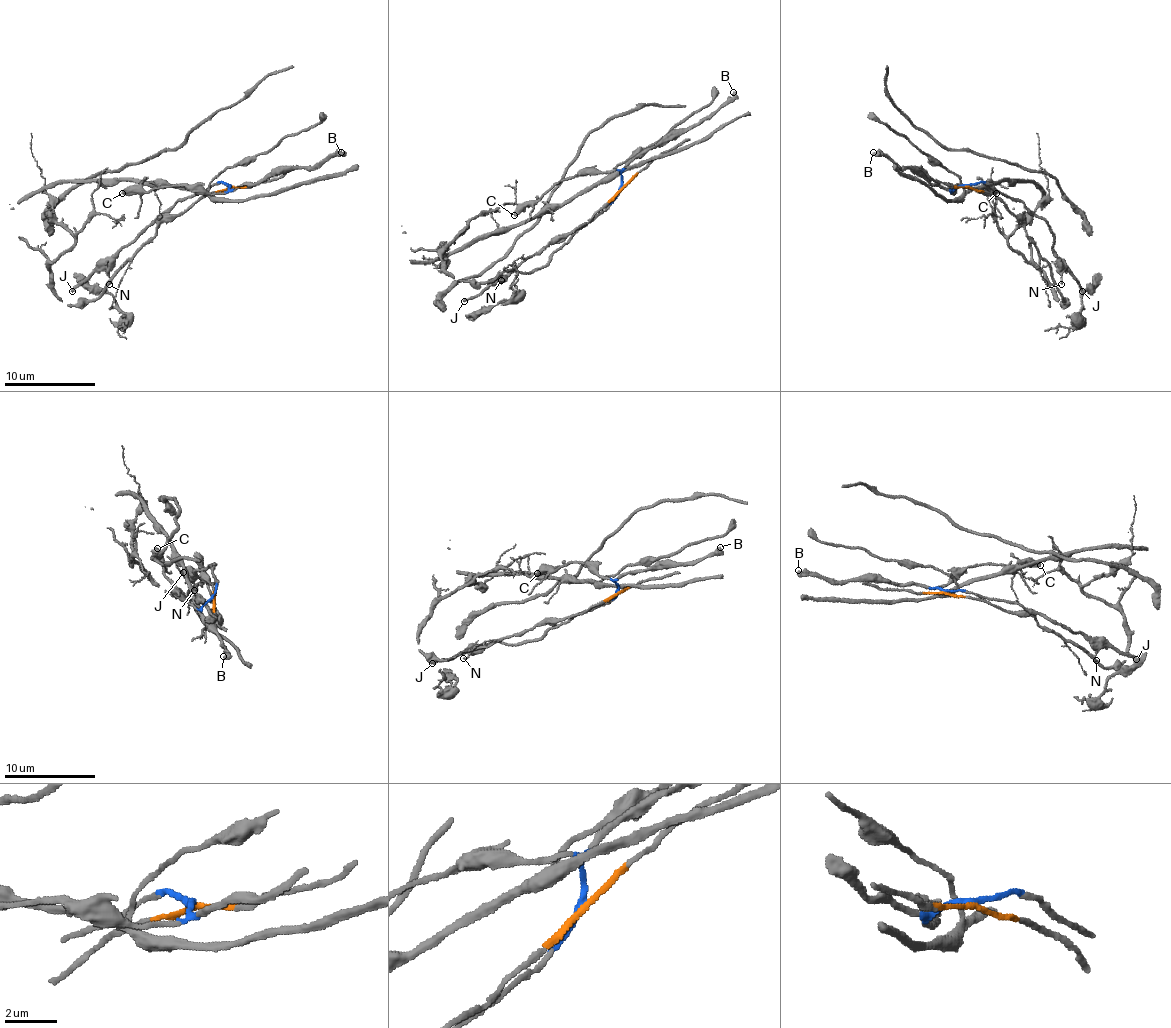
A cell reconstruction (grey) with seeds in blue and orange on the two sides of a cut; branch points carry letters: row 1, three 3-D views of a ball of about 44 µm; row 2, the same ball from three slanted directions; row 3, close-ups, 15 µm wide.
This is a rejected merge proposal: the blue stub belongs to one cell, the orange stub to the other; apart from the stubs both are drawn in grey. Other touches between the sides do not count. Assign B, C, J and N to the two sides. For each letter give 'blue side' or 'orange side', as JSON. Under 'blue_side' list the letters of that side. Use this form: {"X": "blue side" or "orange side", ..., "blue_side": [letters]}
{"B": "blue side", "C": "blue side", "J": "blue side", "N": "blue side", "blue_side": ["B", "C", "J", "N"]}

